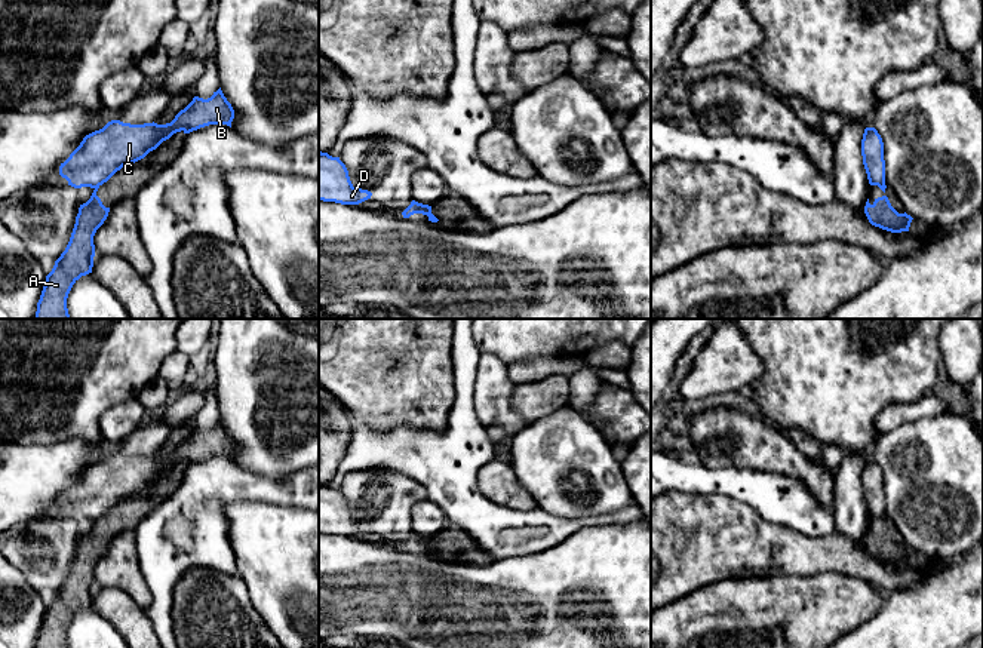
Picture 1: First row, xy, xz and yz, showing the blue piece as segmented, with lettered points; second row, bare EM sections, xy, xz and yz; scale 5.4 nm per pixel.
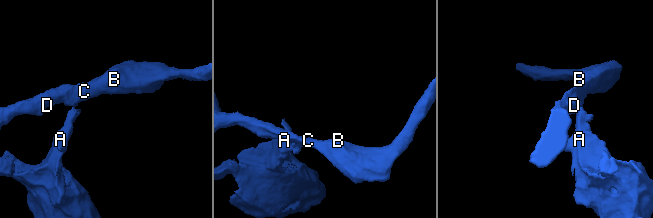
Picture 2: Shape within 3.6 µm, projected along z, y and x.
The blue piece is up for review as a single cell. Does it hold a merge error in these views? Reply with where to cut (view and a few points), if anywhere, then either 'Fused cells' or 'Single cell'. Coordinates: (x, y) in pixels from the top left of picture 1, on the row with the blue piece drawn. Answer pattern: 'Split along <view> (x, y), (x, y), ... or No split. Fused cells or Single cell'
Split along xy (98, 186), (95, 189). Fused cells

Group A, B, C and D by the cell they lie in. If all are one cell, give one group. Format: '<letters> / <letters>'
A / B C D

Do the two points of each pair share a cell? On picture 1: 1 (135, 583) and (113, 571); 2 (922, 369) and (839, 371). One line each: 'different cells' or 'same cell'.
1: same cell
2: same cell

